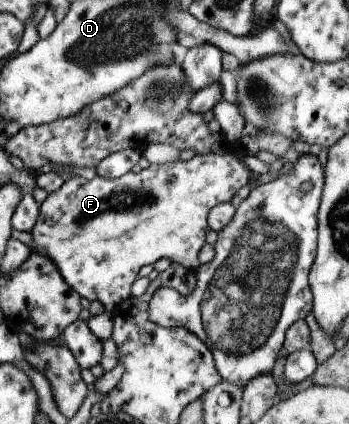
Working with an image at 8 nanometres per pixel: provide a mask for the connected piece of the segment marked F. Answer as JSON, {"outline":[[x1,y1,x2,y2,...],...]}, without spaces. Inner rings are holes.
{"outline":[[229,144,228,147,222,147,220,152,204,152,203,154,194,154,186,161,174,160,163,164,150,164,145,169,141,169,139,173,133,173,128,170,124,175,116,179,105,178,96,174,90,180,82,178,82,176,72,176,64,180,60,187,52,193,47,193,45,199,39,205,39,212,31,229,31,234,36,243,36,247,31,252,40,252,46,254,57,267,59,274,64,281,79,295,89,302,98,301,106,312,111,313,114,309,120,308,124,301,130,297,130,285,137,279,136,273,142,265,152,264,161,257,166,257,171,262,179,263,182,267,196,269,200,264,197,258,200,248,206,243,207,234,207,213,219,203,230,202,232,195,239,187,243,185,252,185,252,173,244,166,236,155,237,144]]}

